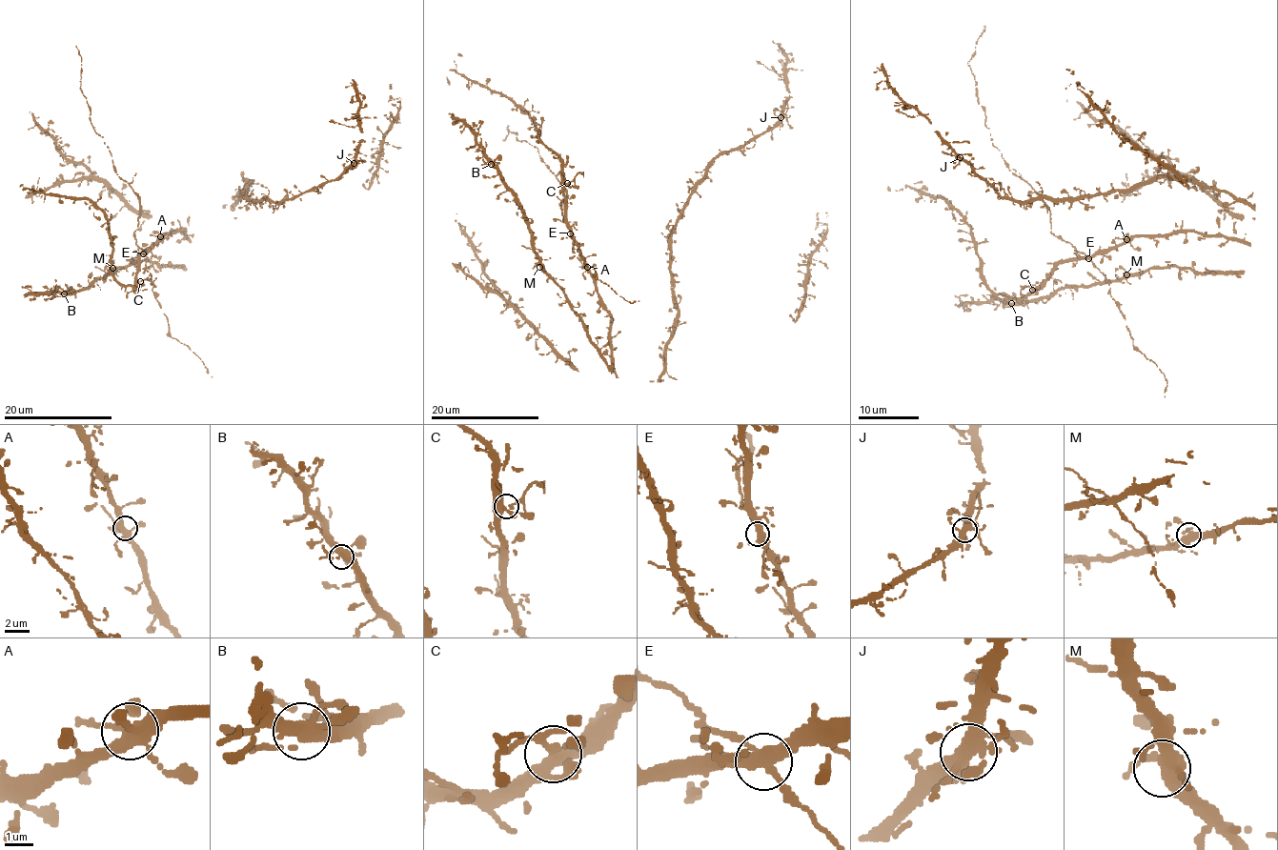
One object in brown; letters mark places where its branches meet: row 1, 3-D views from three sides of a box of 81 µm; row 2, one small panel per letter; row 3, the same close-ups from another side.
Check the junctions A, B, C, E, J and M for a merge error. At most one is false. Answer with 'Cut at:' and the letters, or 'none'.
Cut at: none

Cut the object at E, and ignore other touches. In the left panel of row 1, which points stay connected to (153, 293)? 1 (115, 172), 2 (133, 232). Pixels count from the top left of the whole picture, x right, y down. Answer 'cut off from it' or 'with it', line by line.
1: cut off from it
2: cut off from it

